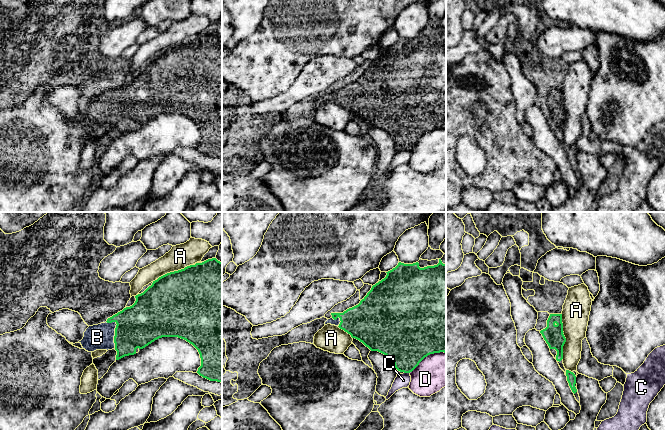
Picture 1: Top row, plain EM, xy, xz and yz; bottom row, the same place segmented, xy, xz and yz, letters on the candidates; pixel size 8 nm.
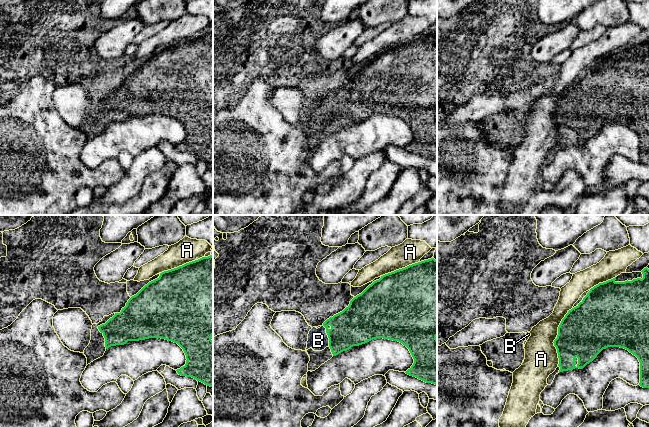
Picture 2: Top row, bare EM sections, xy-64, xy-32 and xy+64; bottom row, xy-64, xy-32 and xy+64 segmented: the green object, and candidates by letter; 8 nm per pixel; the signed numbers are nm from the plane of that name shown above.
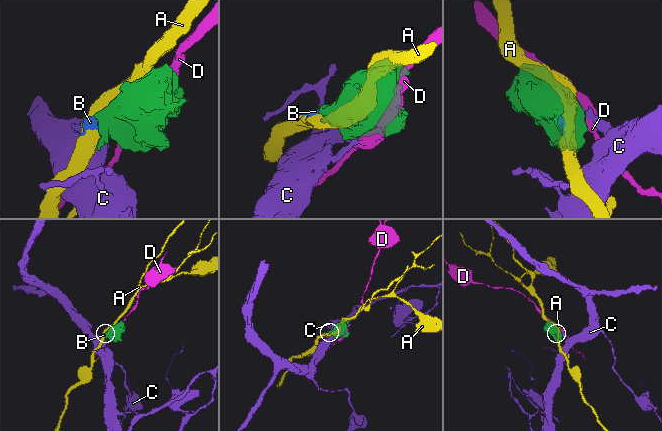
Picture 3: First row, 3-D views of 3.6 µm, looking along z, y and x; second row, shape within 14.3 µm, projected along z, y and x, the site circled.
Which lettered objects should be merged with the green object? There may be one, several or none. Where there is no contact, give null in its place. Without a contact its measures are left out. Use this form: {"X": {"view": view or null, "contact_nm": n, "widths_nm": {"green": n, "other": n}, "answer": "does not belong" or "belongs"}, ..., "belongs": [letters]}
{"A": {"view": "xy", "contact_nm": 320, "widths_nm": {"green": 500, "other": 190}, "answer": "does not belong"}, "B": {"view": "xy", "contact_nm": 220, "widths_nm": {"green": 340, "other": 200}, "answer": "belongs"}, "C": {"view": "xz", "contact_nm": 50, "widths_nm": {"green": 380, "other": 110}, "answer": "does not belong"}, "D": {"view": "xz", "contact_nm": 340, "widths_nm": {"green": 500, "other": 280}, "answer": "does not belong"}, "belongs": ["B"]}

